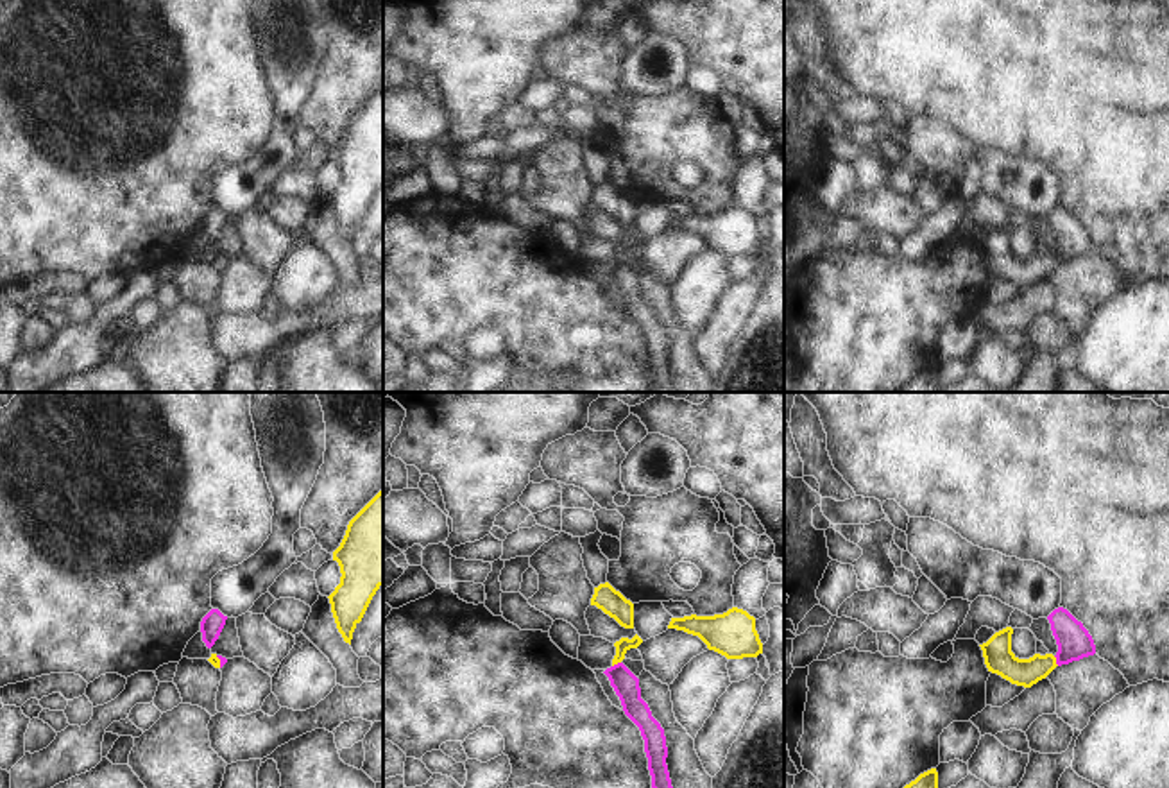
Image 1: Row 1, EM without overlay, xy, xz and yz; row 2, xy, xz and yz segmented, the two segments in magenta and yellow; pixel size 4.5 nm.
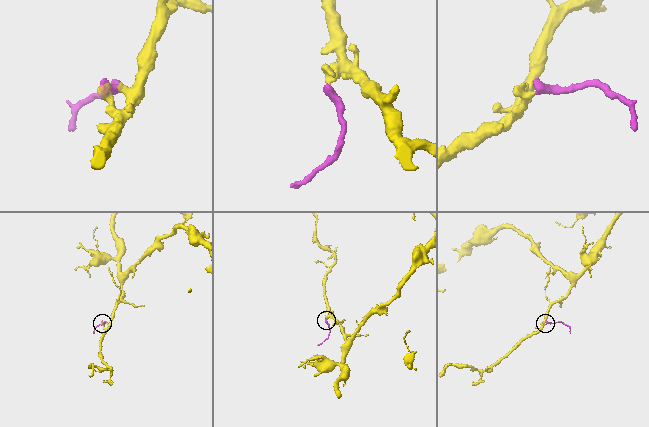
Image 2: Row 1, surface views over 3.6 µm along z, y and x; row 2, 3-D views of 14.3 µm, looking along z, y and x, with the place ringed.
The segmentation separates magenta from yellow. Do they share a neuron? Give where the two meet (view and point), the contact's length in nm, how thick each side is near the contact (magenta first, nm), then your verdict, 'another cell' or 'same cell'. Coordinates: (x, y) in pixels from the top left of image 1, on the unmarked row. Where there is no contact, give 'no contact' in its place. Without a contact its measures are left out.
meets magenta in yz at (1057, 260); contact 50 nm long; 150 nm thick on the magenta side, 130 nm on the other; same cell

